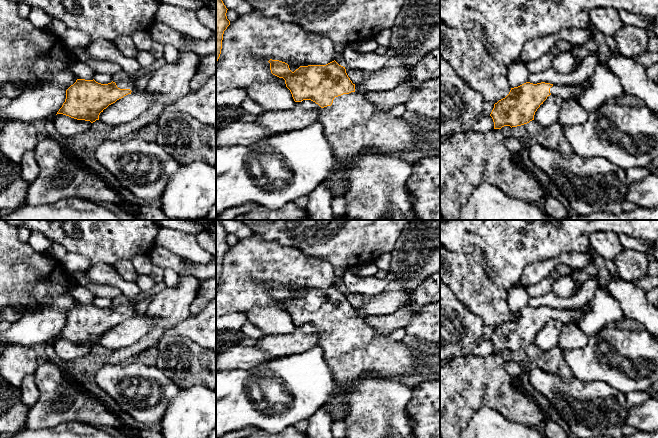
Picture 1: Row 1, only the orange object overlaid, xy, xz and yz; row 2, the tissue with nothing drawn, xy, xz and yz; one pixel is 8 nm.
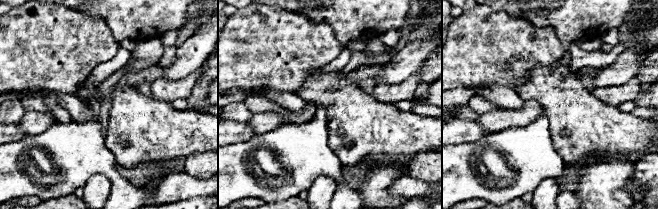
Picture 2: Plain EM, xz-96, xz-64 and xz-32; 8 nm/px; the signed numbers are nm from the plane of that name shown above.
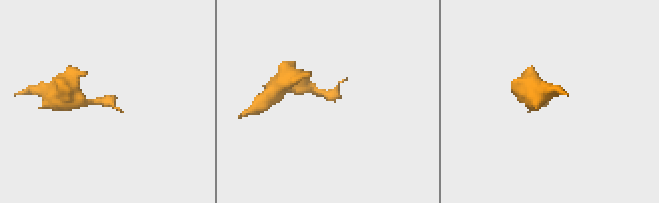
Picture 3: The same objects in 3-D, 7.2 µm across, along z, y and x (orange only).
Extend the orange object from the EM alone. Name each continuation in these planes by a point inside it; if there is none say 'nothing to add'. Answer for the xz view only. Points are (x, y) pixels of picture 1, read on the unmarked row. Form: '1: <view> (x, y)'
1: xz (352, 349)

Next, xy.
1: xy (123, 308)

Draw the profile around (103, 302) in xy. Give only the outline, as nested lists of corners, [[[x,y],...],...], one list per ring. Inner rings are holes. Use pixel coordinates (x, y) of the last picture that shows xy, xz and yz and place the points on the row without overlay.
[[[96,297],[94,299],[94,304],[101,308],[108,308],[113,305],[112,299],[106,297]]]

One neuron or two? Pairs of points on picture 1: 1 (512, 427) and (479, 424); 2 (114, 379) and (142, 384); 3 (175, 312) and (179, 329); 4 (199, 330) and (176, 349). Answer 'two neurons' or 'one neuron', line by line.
1: one neuron
2: one neuron
3: two neurons
4: two neurons

